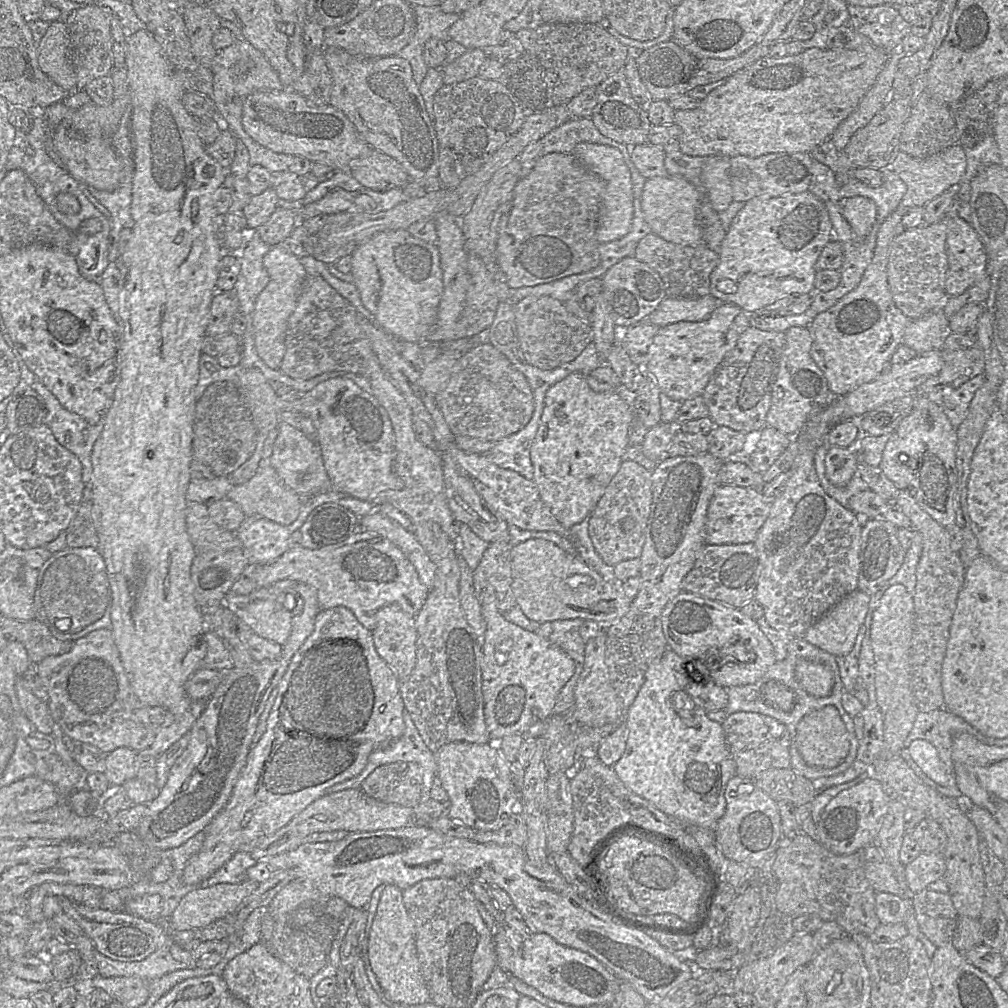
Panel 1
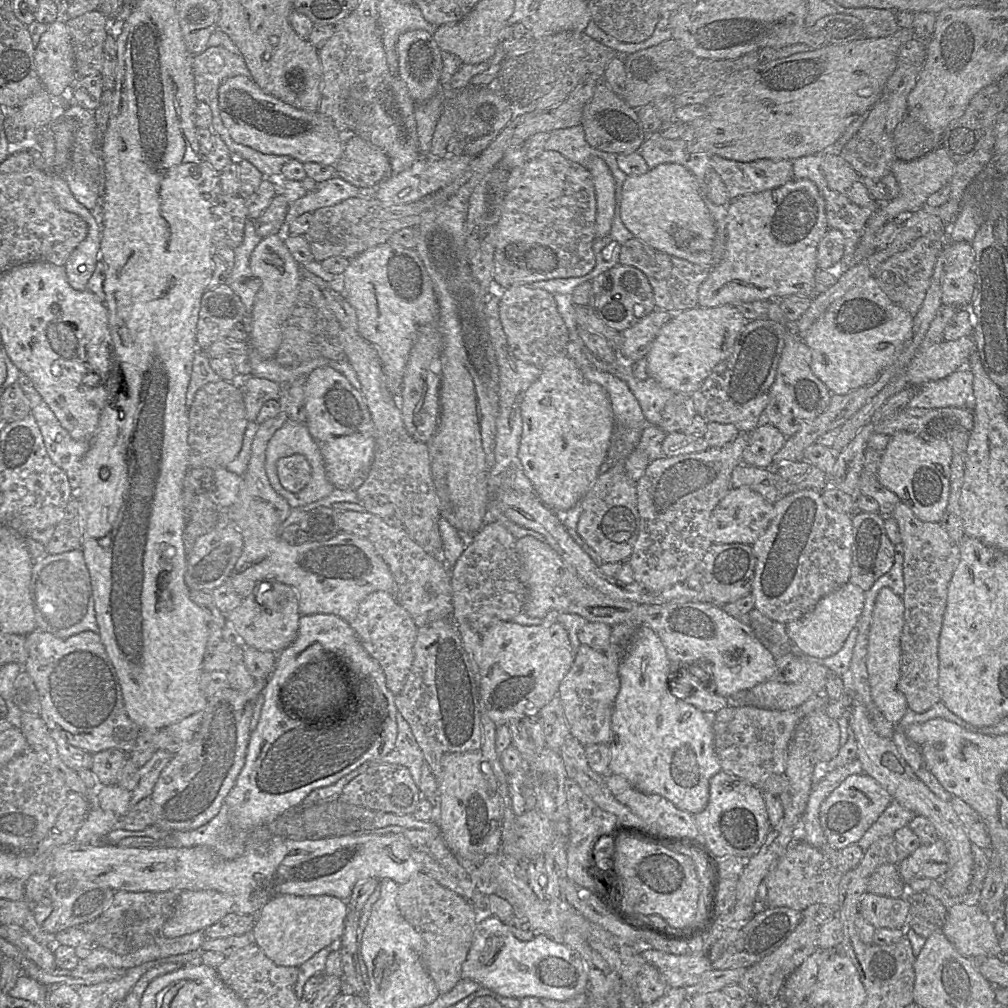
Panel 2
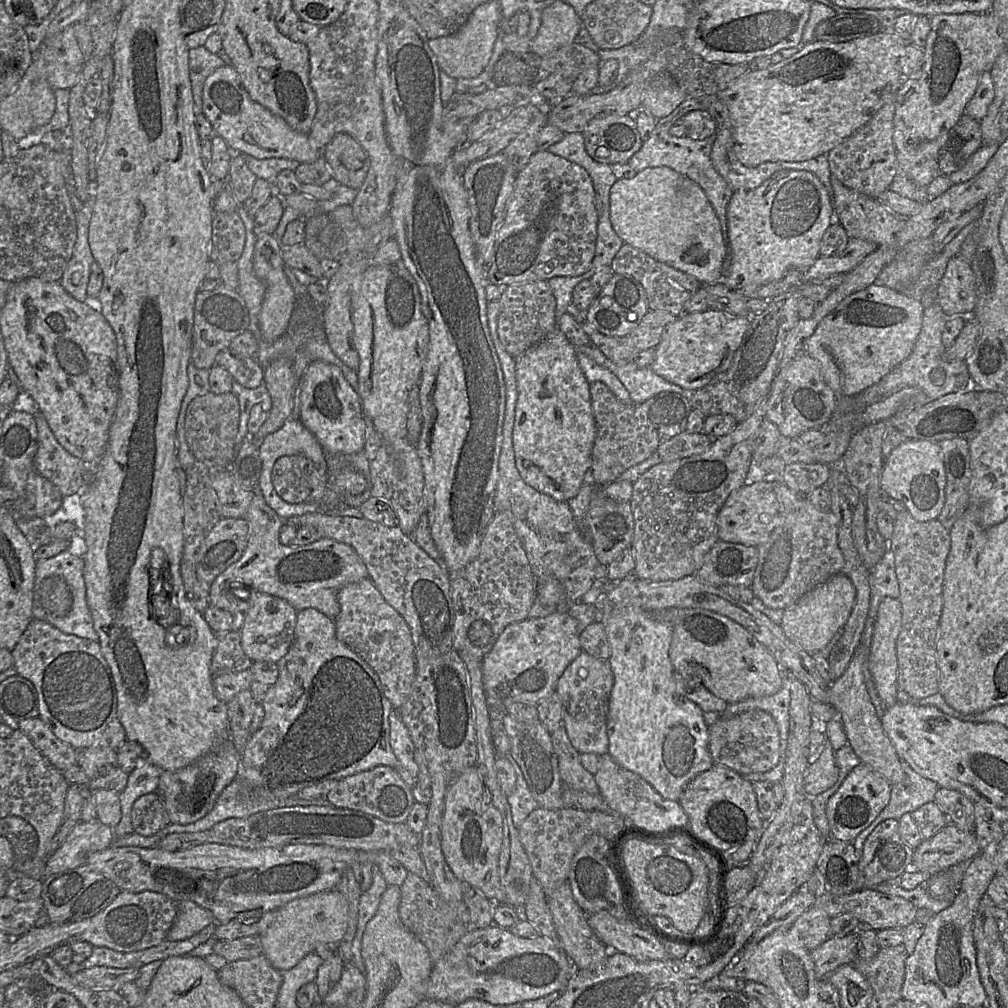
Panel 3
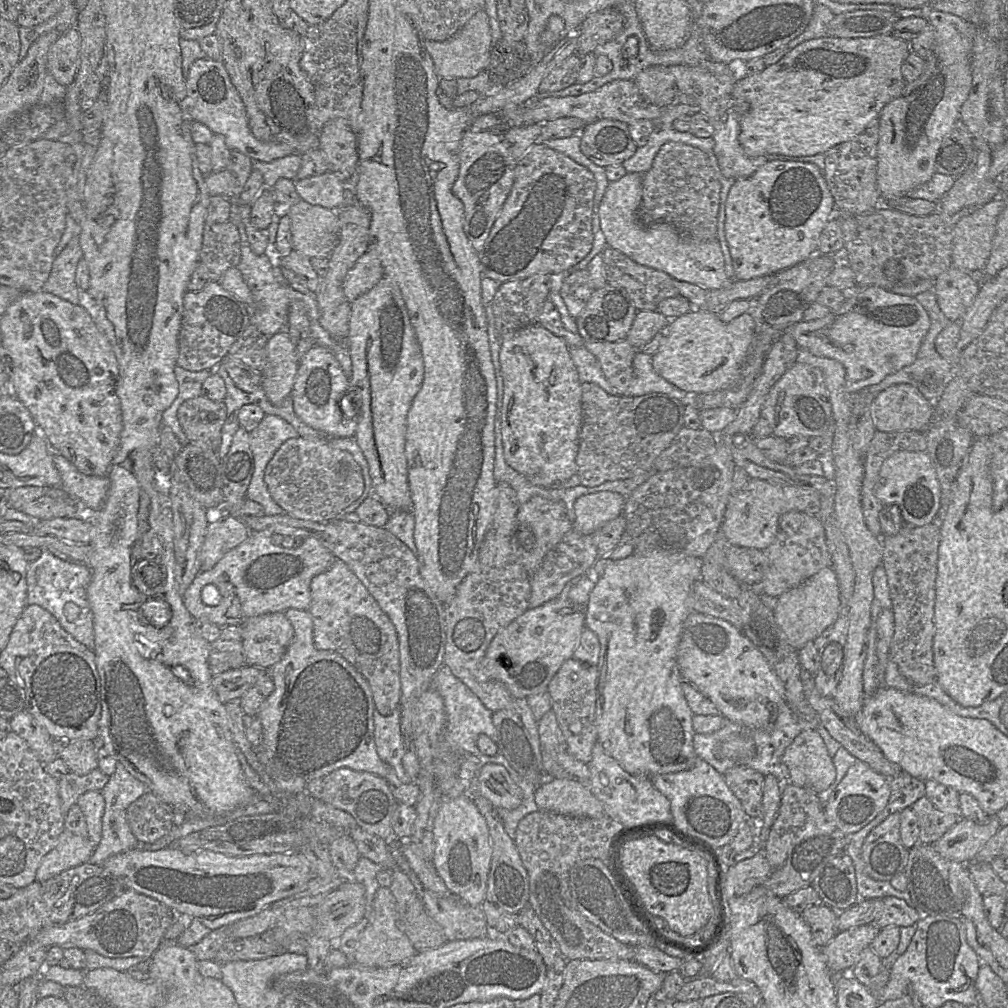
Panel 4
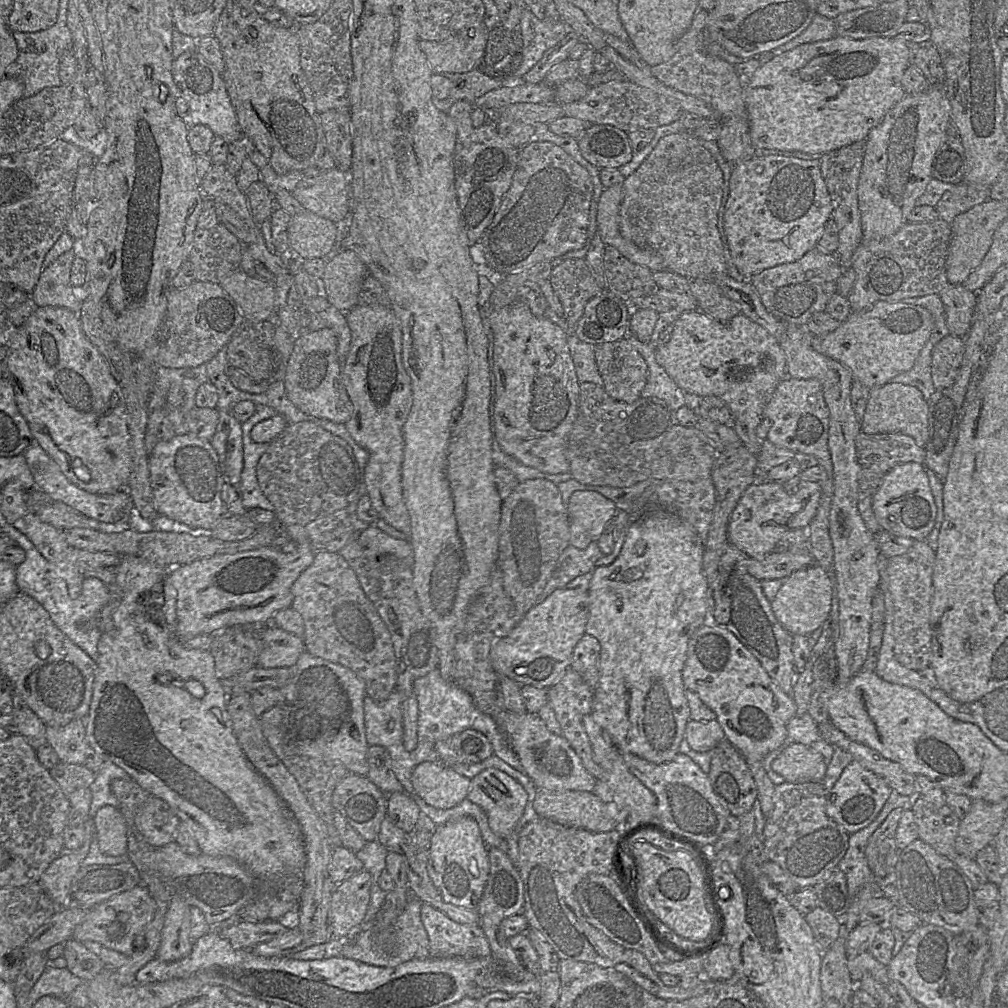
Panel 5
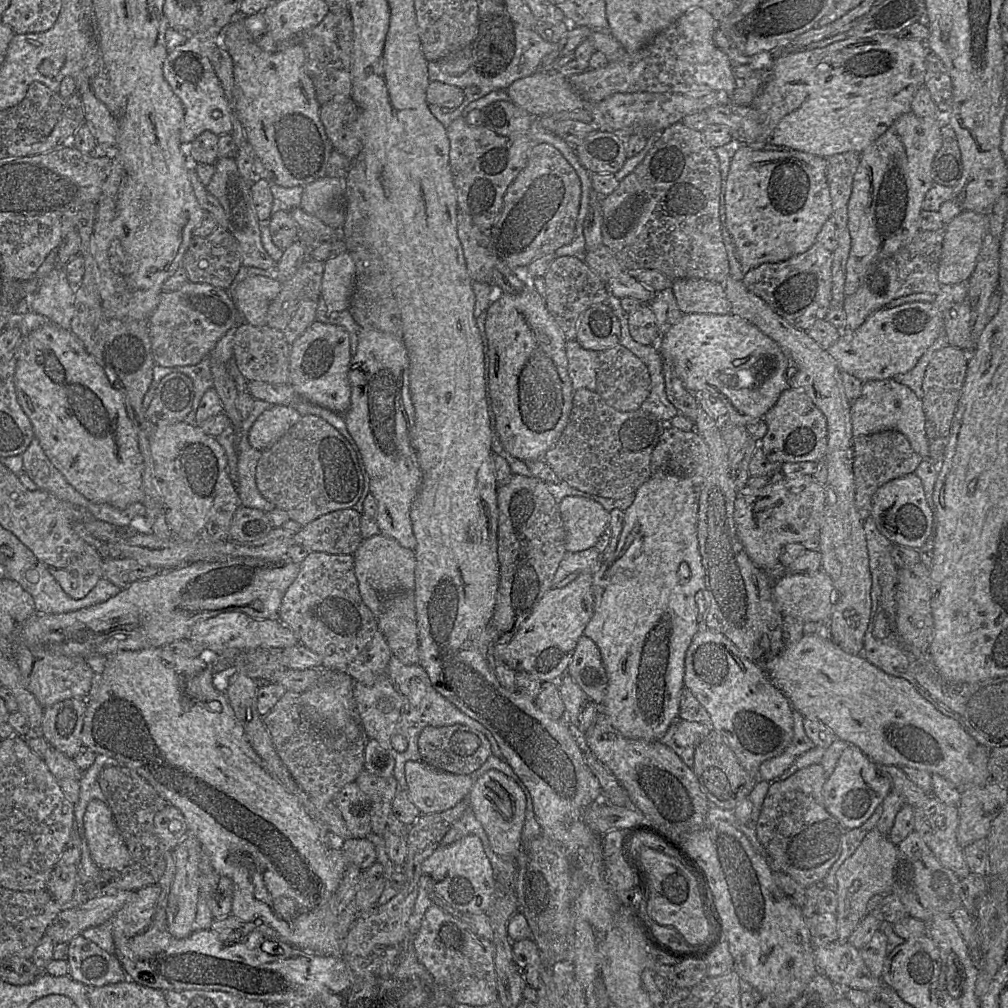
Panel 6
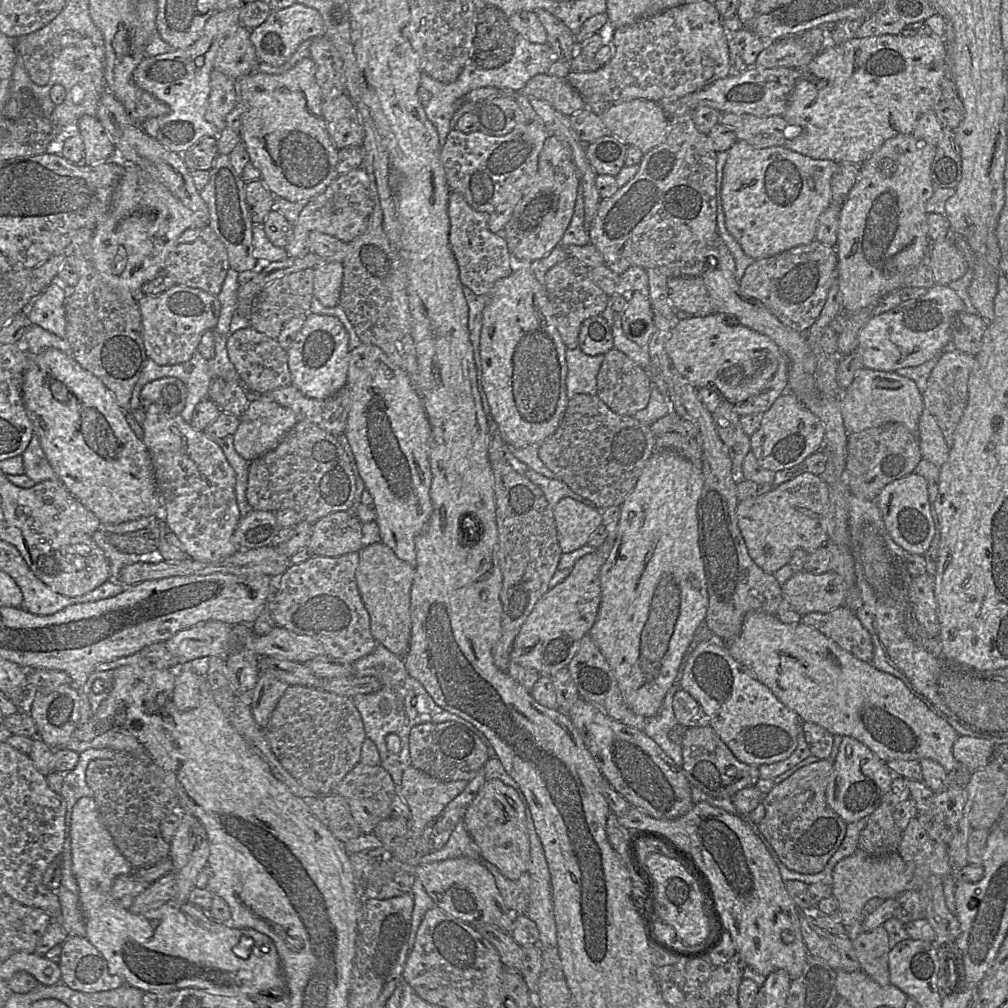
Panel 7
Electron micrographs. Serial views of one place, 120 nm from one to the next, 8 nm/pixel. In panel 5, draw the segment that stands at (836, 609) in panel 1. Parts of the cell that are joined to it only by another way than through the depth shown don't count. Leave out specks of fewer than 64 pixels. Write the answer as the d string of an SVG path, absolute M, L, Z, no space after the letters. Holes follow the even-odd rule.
M813 564L782 580L783 584L771 601L774 615L791 635L808 636L829 617L832 606L831 578L821 566Z

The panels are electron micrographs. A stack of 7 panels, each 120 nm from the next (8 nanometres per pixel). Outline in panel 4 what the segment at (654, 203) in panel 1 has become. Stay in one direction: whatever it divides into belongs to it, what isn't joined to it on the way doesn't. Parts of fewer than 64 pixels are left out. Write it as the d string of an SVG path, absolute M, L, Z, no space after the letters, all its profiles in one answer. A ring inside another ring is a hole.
M632 172L609 182L599 205L599 219L608 247L616 249L638 264L660 270L676 280L697 284L707 290L729 286L719 240L692 240L681 235L670 223L643 225L637 211L642 200L642 173Z

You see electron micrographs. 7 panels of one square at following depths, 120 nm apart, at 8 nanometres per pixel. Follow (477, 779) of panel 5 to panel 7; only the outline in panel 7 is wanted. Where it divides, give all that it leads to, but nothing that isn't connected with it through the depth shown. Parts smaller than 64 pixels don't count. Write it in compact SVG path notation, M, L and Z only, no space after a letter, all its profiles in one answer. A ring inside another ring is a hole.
M491 779L484 783L462 820L479 849L481 861L493 864L510 880L517 880L528 870L530 842L526 826L527 808L520 790L515 790L498 779Z

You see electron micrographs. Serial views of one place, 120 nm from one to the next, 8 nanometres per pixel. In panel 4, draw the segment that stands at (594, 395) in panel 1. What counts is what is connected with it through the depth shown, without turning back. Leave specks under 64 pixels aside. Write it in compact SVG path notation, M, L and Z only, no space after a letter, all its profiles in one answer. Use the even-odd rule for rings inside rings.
M531 324L501 338L499 362L503 378L499 419L507 464L534 485L565 489L564 483L577 474L576 456L582 424L581 382L570 355L570 346L563 337L553 334L540 324Z

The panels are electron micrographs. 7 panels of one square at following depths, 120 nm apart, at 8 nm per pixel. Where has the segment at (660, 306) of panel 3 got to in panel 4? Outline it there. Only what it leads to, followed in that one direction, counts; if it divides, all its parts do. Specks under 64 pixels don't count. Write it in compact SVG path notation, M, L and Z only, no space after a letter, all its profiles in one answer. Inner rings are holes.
M606 247L601 254L606 269L607 284L624 289L638 311L654 311L662 300L680 296L675 286L676 279L665 272L638 264L611 247Z

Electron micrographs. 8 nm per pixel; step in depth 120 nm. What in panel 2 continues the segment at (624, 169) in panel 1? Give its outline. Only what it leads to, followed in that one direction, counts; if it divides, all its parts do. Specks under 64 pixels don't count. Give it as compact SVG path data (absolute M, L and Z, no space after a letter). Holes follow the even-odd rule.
M591 158L586 168L591 173L594 183L595 235L596 238L601 238L611 229L613 210L616 205L616 183L608 165L601 158Z

